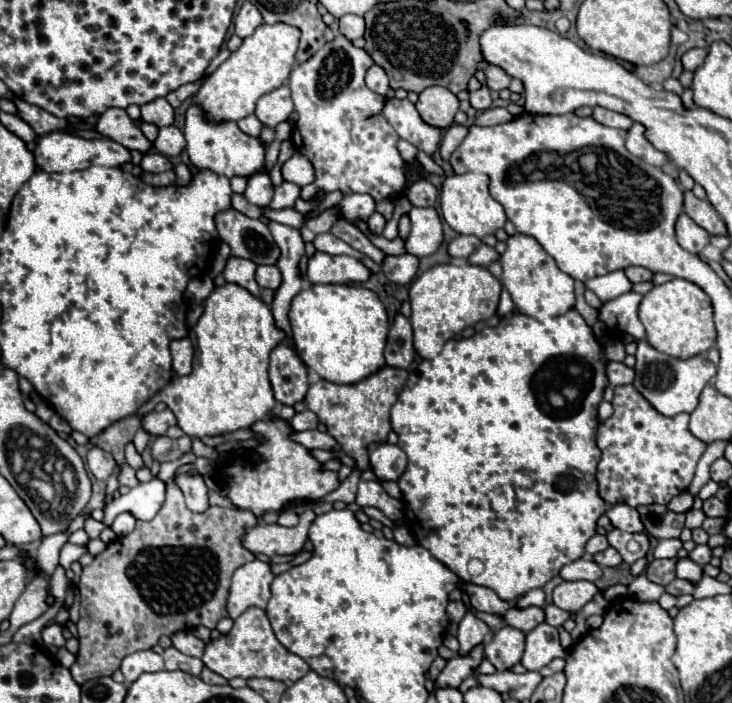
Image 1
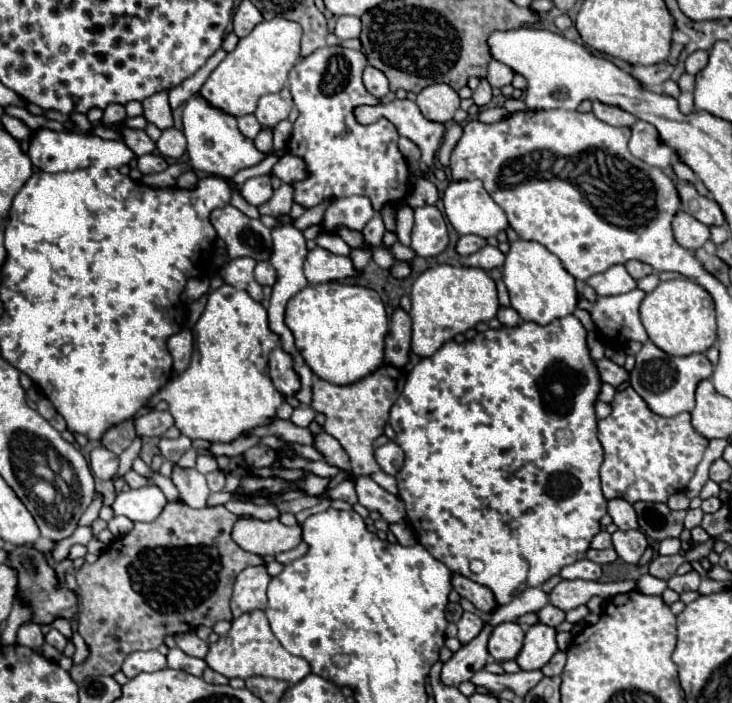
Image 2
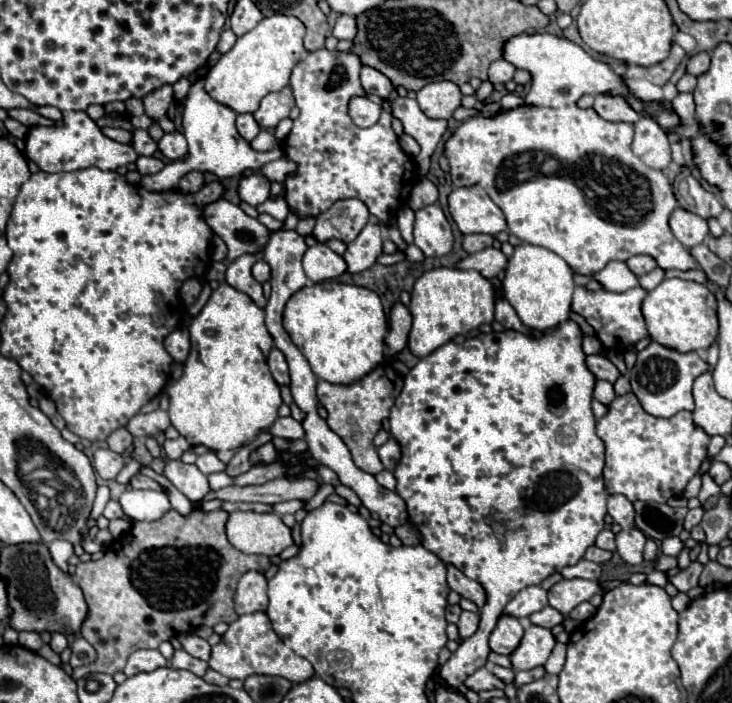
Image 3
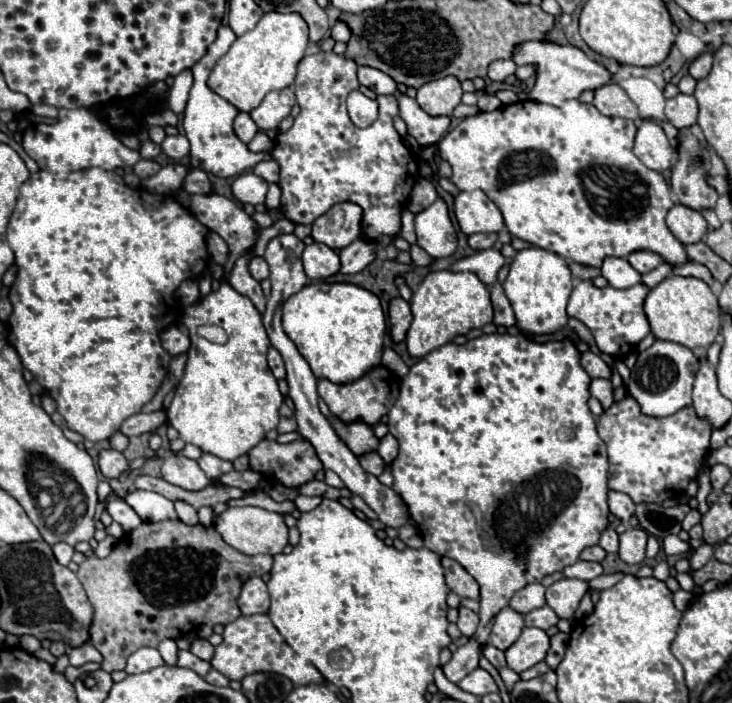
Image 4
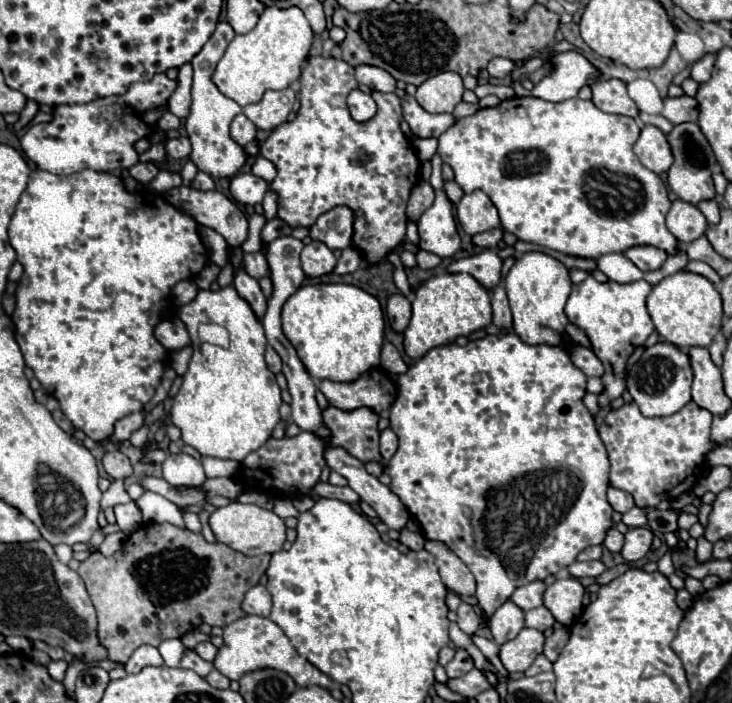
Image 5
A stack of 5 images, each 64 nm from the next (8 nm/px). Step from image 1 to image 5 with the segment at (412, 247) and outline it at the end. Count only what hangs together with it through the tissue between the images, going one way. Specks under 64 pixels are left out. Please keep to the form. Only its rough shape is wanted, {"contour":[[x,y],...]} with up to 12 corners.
{"contour":[[432,158],[436,200],[416,222],[418,246],[440,258],[460,248],[442,158]]}

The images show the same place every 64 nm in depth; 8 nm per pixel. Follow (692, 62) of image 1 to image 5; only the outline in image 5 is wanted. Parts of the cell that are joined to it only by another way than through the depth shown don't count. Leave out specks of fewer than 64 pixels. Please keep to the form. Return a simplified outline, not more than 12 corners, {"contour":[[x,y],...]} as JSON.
{"contour":[[714,54],[702,56],[692,64],[692,76],[698,84],[710,78]]}

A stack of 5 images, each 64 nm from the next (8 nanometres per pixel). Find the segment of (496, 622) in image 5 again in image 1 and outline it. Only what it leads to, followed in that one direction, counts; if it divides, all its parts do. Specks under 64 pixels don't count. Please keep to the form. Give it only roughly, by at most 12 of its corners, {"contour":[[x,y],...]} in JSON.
{"contour":[[504,626],[484,644],[484,656],[498,672],[524,654],[526,636]]}

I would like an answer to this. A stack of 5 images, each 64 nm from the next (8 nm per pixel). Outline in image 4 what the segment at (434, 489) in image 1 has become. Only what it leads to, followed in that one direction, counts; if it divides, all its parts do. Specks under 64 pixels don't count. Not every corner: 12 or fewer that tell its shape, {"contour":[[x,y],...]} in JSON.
{"contour":[[576,332],[432,350],[388,412],[424,546],[496,614],[608,526]]}

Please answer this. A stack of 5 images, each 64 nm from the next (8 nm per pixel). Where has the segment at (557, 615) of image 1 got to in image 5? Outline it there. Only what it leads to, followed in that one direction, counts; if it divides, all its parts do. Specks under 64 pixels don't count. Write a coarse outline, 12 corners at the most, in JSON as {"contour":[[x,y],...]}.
{"contour":[[544,606],[526,612],[526,626],[544,632],[554,626]]}

